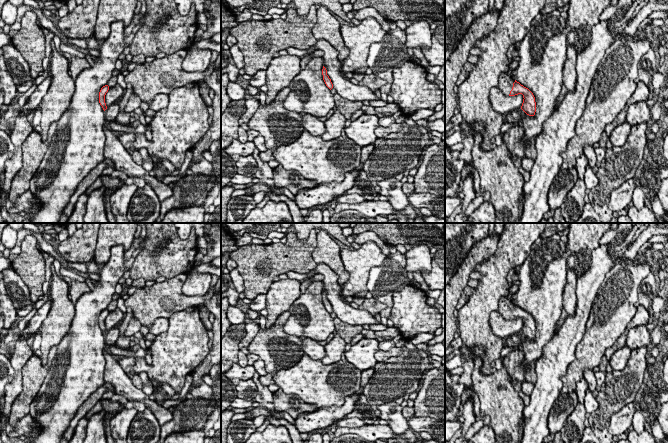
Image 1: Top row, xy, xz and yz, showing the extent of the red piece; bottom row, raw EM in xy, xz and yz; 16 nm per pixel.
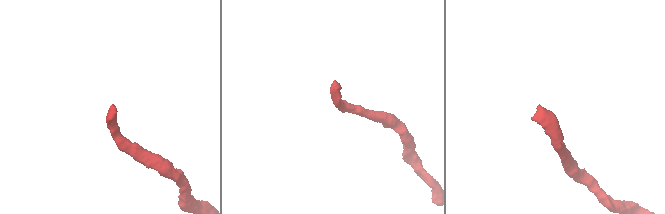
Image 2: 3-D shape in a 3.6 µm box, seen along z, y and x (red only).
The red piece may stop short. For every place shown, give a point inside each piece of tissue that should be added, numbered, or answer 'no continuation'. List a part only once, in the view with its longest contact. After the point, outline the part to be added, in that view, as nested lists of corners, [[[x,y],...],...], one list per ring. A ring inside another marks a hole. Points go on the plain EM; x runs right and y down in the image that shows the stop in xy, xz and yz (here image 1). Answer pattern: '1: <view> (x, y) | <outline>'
1: yz (506, 306) | [[[503,296],[500,298],[499,312],[501,313],[504,319],[509,320],[514,306],[515,302],[513,300],[509,300],[508,297]]]

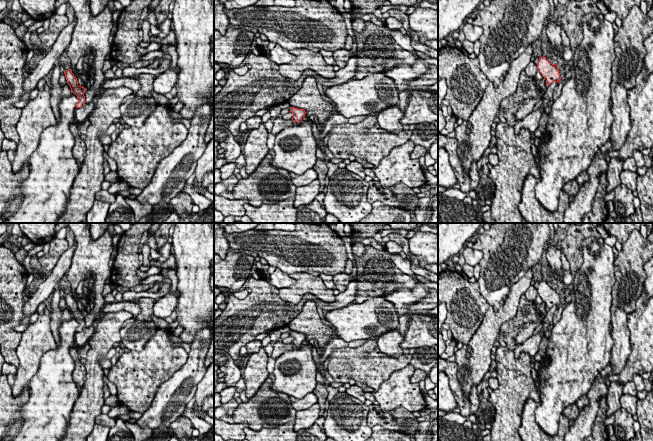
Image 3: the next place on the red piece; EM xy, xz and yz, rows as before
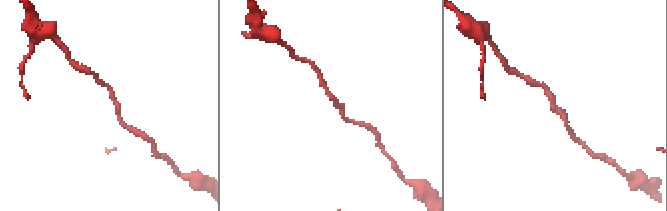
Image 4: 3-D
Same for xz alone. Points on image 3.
no continuation

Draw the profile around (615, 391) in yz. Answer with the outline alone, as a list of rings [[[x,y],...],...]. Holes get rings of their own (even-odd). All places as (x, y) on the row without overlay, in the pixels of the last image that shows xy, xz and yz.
[[[611,382],[606,397],[606,418],[611,416],[612,414],[615,414],[616,411],[622,408],[620,403],[620,397],[623,394],[623,386],[623,384],[619,385],[617,382]]]

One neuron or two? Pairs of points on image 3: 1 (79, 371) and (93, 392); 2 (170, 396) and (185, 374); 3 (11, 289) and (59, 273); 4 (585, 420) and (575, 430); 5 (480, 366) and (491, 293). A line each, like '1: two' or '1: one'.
1: two
2: one
3: two
4: one
5: two

